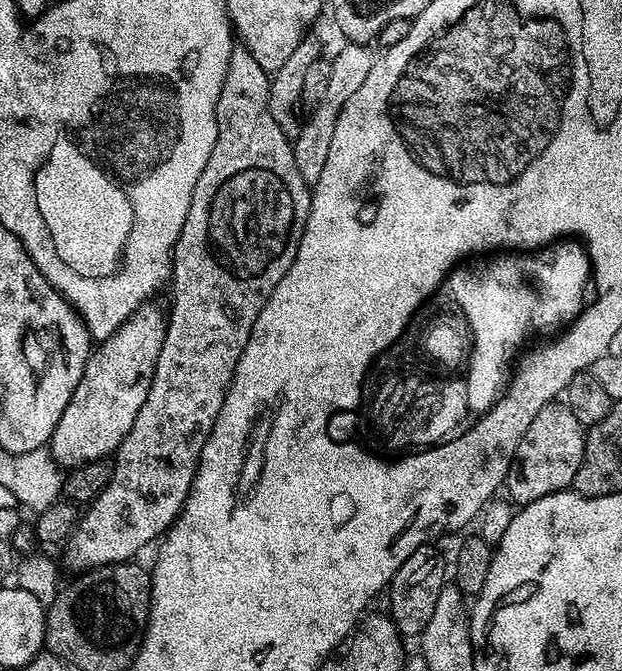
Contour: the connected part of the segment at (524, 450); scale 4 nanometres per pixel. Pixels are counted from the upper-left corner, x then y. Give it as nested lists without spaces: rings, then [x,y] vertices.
[[[553,402],[542,406],[526,434],[522,434],[522,442],[518,442],[506,481],[507,499],[523,506],[538,498],[546,498],[546,494],[571,489],[574,474],[578,474],[578,466],[582,466],[585,435],[585,425],[574,418],[567,403]]]

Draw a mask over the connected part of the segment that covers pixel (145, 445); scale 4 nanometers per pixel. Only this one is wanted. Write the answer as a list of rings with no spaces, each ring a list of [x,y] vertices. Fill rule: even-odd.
[[[243,46],[233,47],[230,60],[226,66],[226,78],[222,78],[222,90],[218,94],[216,103],[216,125],[218,138],[214,142],[214,150],[210,150],[210,162],[206,162],[206,170],[202,170],[202,178],[198,178],[198,186],[194,186],[194,194],[190,198],[190,210],[186,214],[186,222],[178,234],[178,242],[172,247],[172,271],[170,273],[170,289],[172,288],[172,309],[166,312],[168,325],[166,338],[162,342],[162,354],[158,354],[158,362],[154,370],[154,378],[150,382],[150,394],[146,394],[146,402],[142,402],[142,410],[138,410],[138,418],[134,418],[134,426],[122,438],[116,447],[114,463],[112,464],[112,477],[105,488],[100,491],[96,499],[83,509],[82,515],[77,519],[76,527],[66,541],[63,549],[64,560],[76,570],[101,568],[107,564],[123,564],[131,561],[152,539],[163,537],[169,526],[176,521],[176,517],[184,509],[184,499],[192,485],[196,467],[202,454],[202,446],[206,446],[206,438],[210,438],[210,430],[214,426],[214,418],[218,418],[218,410],[222,410],[222,402],[226,398],[226,390],[234,378],[234,370],[238,366],[238,358],[242,358],[242,350],[246,350],[246,342],[250,338],[250,330],[262,314],[262,306],[274,294],[274,286],[282,282],[282,278],[290,270],[294,258],[298,254],[300,239],[310,214],[312,193],[310,186],[298,174],[298,162],[294,162],[292,153],[293,141],[285,135],[283,130],[274,122],[274,114],[270,114],[268,105],[268,81],[270,73],[262,70],[254,56],[247,52]]]

